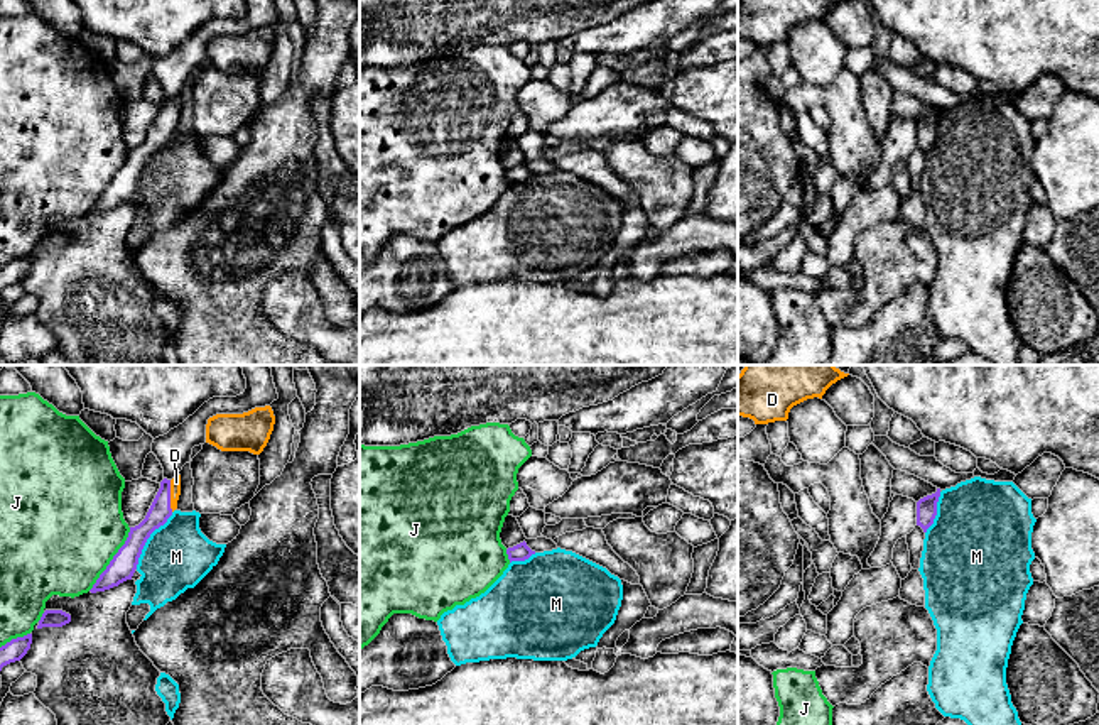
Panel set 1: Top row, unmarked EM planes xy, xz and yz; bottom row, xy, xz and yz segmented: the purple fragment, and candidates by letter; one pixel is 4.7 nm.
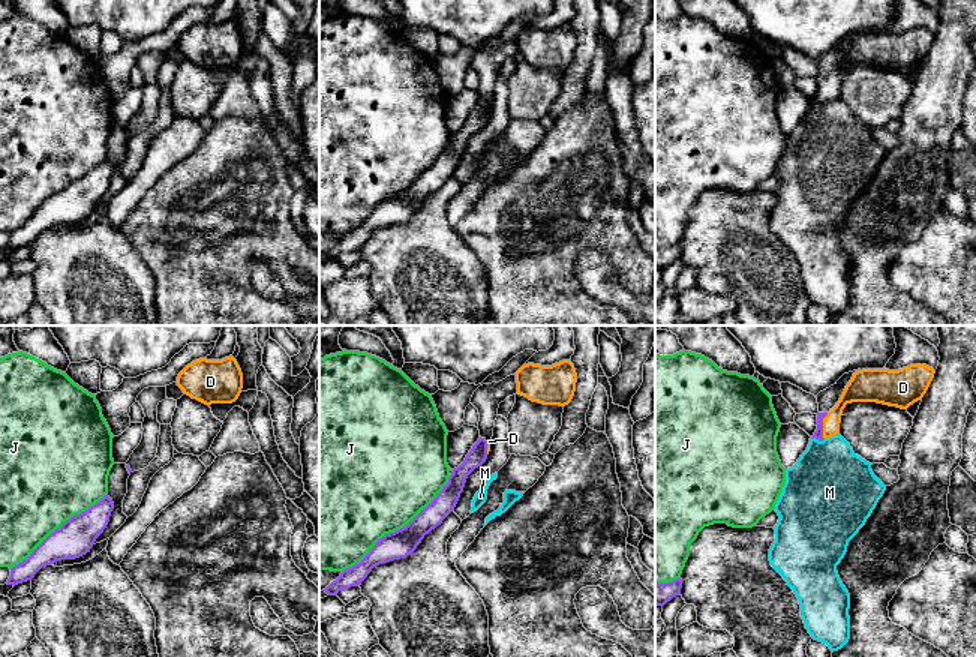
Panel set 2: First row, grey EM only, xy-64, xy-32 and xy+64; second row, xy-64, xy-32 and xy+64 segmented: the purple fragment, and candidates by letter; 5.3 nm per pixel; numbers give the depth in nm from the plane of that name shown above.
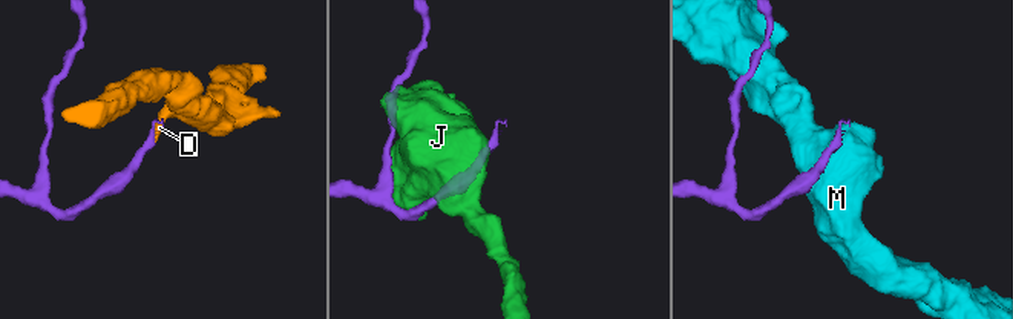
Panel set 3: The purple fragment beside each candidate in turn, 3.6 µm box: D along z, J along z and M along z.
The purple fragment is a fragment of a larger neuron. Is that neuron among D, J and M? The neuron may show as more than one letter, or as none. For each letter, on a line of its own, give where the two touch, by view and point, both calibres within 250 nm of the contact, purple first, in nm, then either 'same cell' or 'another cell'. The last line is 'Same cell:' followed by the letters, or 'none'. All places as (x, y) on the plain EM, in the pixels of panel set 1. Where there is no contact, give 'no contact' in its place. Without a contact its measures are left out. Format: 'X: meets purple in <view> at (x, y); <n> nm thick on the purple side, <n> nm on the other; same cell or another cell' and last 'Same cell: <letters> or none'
D: meets purple in xy at (169, 117); 100 nm thick on the purple side, 50 nm on the other; same cell
J: meets purple in xy at (112, 181); 120 nm thick on the purple side, 500 nm on the other; another cell
M: meets purple in xy at (147, 159); 120 nm thick on the purple side, 320 nm on the other; another cell
Same cell: D

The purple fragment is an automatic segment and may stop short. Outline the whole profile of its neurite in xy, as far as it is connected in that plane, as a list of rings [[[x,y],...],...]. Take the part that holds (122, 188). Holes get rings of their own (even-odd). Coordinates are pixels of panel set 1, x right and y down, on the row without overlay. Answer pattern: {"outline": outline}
{"outline": [[[179,95],[172,101],[164,100],[160,103],[160,110],[145,140],[138,147],[130,149],[125,166],[118,171],[118,174],[113,177],[106,191],[100,196],[100,199],[89,211],[91,215],[105,213],[113,208],[118,208],[127,201],[132,201],[147,161],[155,150],[164,147],[167,140],[172,137],[172,134],[177,130],[179,117]]]}

